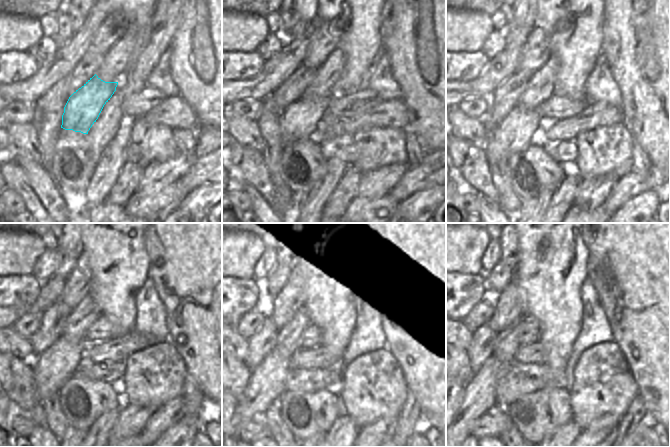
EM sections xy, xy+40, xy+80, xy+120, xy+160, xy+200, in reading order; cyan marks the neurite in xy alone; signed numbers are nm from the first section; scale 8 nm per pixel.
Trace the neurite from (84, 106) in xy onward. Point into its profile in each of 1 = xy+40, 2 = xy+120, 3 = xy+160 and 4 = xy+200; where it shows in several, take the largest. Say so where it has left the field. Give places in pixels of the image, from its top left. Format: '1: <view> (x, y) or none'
1: xy+40 (300, 120)
2: xy+120 (52, 368)
3: xy+160 (267, 381)
4: xy+200 (480, 394)

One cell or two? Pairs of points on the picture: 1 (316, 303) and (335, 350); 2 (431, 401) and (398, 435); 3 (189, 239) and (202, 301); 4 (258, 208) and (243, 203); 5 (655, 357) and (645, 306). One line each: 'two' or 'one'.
1: one
2: two
3: one
4: two
5: one

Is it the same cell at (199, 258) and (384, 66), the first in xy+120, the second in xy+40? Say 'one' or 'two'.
two

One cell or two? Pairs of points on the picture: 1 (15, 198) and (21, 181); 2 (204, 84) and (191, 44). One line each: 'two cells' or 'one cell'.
1: two cells
2: one cell

